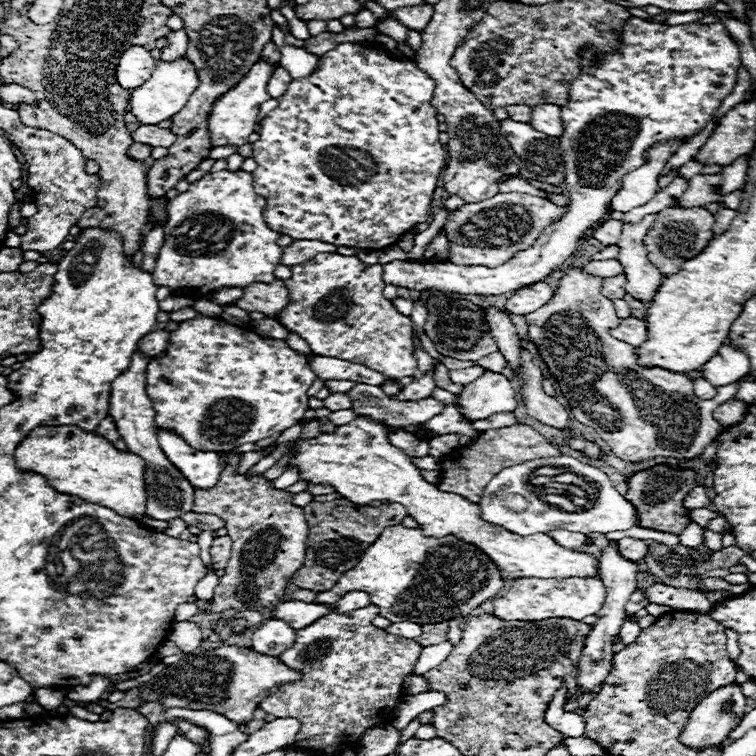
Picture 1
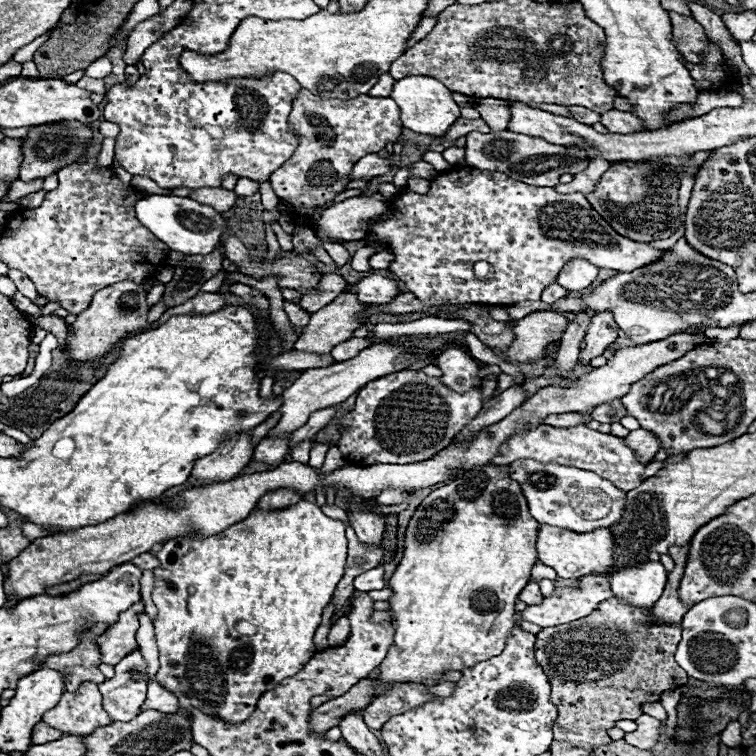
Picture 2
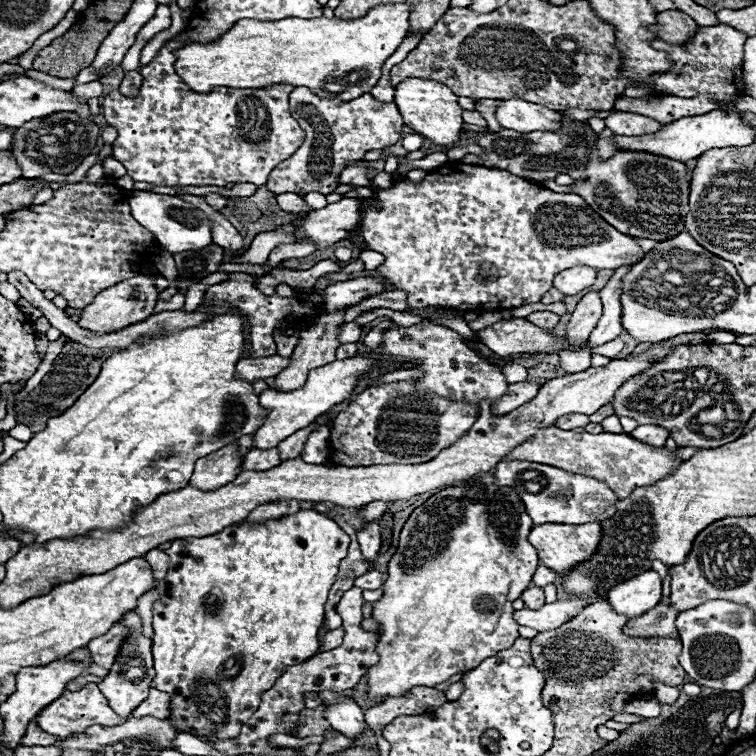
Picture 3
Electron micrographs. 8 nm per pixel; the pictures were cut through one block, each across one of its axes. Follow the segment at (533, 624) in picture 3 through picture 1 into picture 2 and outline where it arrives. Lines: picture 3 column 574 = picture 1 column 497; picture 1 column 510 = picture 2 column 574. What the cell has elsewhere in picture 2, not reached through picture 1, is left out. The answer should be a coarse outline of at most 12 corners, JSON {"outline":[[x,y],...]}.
{"outline":[[606,576],[554,588],[520,618],[542,628],[580,620],[612,598]]}

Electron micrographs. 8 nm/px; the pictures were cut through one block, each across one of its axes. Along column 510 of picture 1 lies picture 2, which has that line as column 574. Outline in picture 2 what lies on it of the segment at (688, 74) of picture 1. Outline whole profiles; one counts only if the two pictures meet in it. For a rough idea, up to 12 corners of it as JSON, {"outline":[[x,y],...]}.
{"outline":[[568,260],[556,282],[568,292],[584,290],[598,268],[588,260]]}

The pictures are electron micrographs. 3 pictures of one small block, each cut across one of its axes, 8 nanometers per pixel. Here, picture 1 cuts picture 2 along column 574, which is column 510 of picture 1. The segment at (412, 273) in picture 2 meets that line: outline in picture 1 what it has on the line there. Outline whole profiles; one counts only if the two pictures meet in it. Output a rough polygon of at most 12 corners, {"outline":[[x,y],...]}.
{"outline":[[530,194],[464,204],[450,262],[496,268],[566,208]]}

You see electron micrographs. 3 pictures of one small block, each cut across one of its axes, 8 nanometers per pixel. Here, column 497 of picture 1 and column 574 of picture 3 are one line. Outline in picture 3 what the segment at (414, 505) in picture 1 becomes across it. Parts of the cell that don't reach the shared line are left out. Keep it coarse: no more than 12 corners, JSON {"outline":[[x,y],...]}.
{"outline":[[538,524],[540,562],[568,572],[596,552],[600,524]]}

